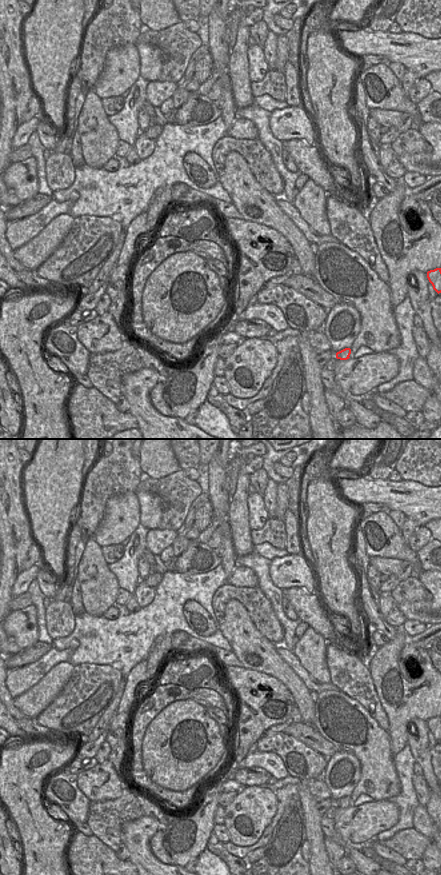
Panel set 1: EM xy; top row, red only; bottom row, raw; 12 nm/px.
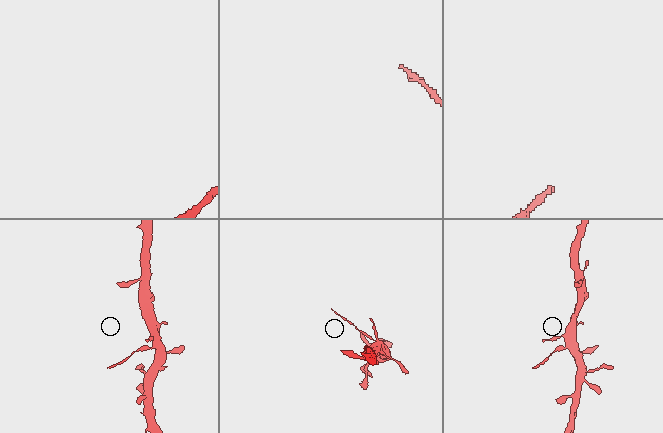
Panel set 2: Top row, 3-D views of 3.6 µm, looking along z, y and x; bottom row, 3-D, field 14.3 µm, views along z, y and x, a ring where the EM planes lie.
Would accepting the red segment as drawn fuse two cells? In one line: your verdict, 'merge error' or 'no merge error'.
merge error

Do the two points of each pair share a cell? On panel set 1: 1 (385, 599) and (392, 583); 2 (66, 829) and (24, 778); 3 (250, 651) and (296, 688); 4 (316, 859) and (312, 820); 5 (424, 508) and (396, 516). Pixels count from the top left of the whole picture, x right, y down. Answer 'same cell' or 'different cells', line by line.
1: different cells
2: same cell
3: same cell
4: same cell
5: different cells

